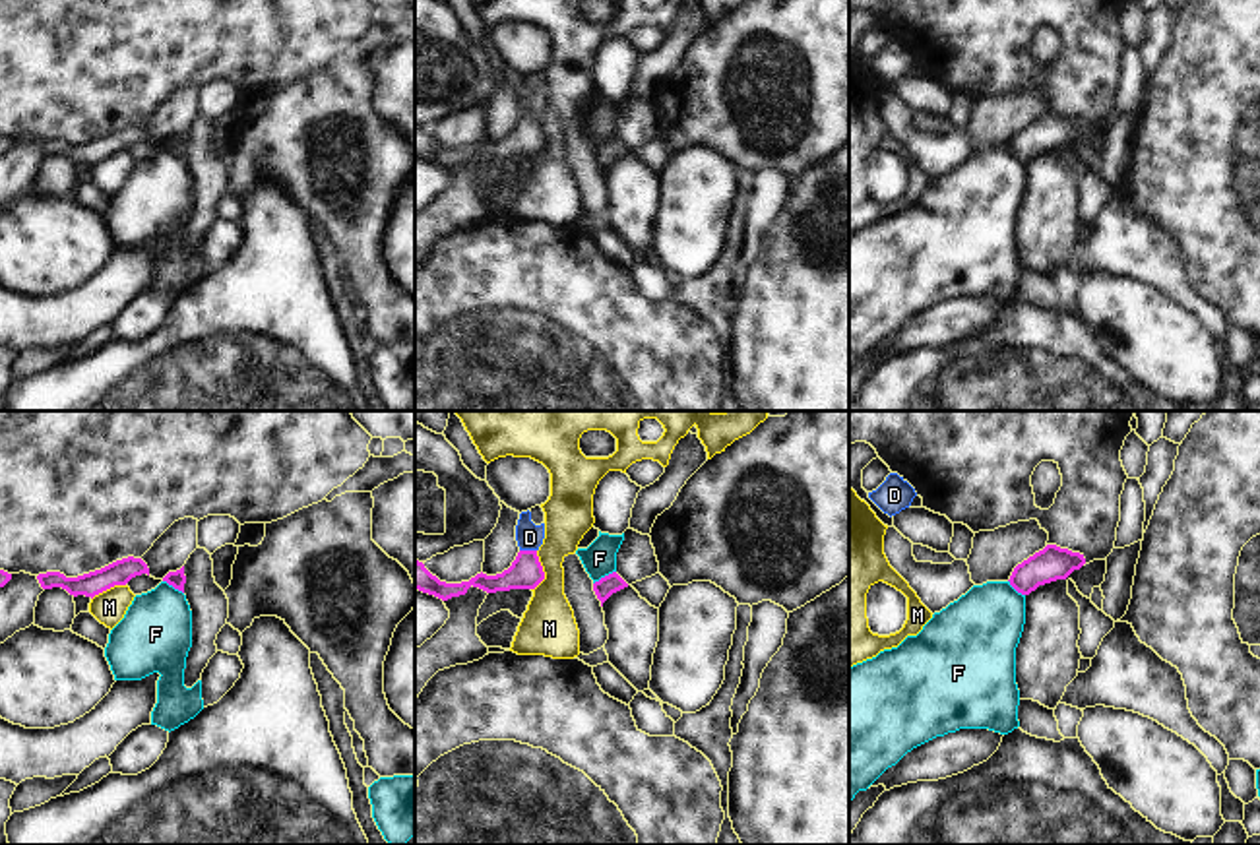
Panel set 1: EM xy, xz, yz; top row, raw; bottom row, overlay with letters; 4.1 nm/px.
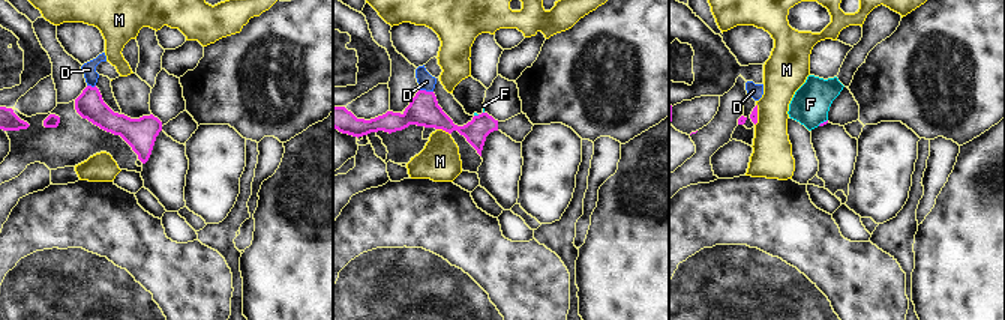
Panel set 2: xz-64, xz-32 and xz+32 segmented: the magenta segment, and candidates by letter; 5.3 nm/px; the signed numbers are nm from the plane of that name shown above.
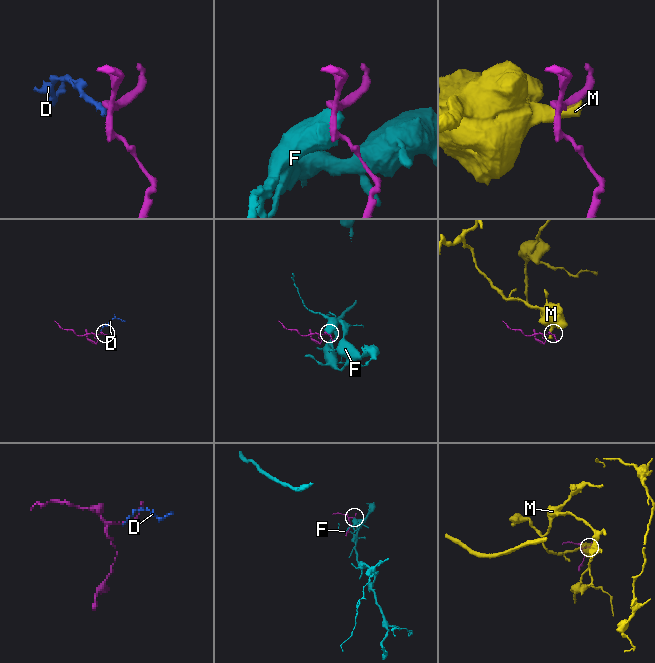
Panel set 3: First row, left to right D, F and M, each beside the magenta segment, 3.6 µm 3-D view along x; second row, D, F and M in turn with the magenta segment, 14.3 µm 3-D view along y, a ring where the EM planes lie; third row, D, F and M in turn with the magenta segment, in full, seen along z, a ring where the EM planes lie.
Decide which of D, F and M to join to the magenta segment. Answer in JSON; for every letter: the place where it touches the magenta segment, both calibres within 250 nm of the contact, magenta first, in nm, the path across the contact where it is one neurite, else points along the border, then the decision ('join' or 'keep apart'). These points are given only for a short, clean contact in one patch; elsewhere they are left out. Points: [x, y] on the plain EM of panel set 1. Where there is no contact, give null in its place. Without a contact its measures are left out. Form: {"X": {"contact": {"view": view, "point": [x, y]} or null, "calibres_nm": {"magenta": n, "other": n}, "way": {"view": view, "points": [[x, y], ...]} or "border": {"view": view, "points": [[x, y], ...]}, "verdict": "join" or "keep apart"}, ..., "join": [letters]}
{"D": {"contact": {"view": "xz", "point": [528, 117]}, "calibres_nm": {"magenta": 140, "other": 110}, "border": {"view": "xz", "points": [[520, 115], [535, 117]]}, "verdict": "keep apart"}, "F": {"contact": {"view": "xz", "point": [605, 142]}, "calibres_nm": {"magenta": 80, "other": 140}, "border": {"view": "xz", "points": [[615, 136], [594, 150]]}, "verdict": "keep apart"}, "M": {"contact": {"view": "xz", "point": [541, 136]}, "calibres_nm": {"magenta": 140, "other": 220}, "border": {"view": "xz", "points": [[537, 117], [543, 144], [532, 156]]}, "verdict": "keep apart"}, "join": []}

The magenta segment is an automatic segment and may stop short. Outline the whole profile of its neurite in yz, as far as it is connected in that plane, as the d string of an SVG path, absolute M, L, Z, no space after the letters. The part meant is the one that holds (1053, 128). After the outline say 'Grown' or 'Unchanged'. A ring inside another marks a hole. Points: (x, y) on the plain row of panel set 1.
M1047 110L1043 116L1018 130L1008 147L1018 159L1029 161L1039 151L1066 145L1084 130L1084 120L1060 114L1056 110Z. Unchanged.

